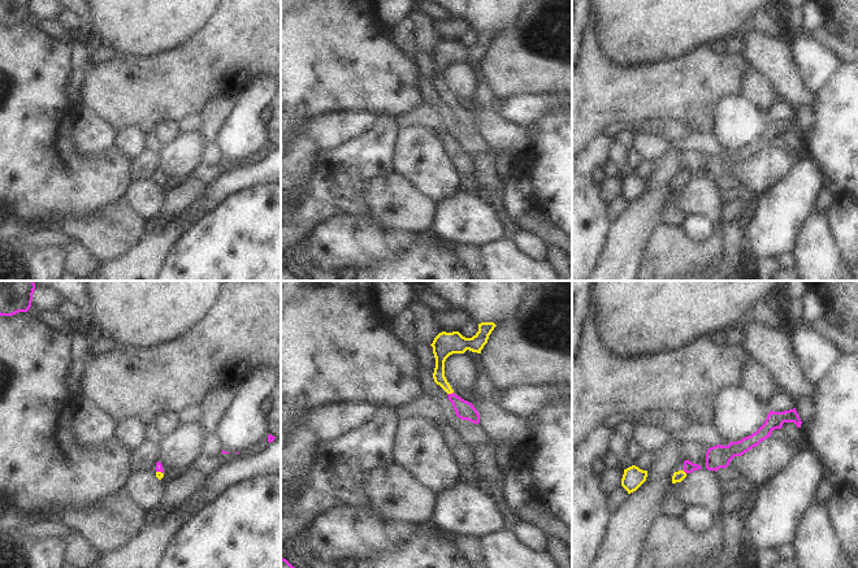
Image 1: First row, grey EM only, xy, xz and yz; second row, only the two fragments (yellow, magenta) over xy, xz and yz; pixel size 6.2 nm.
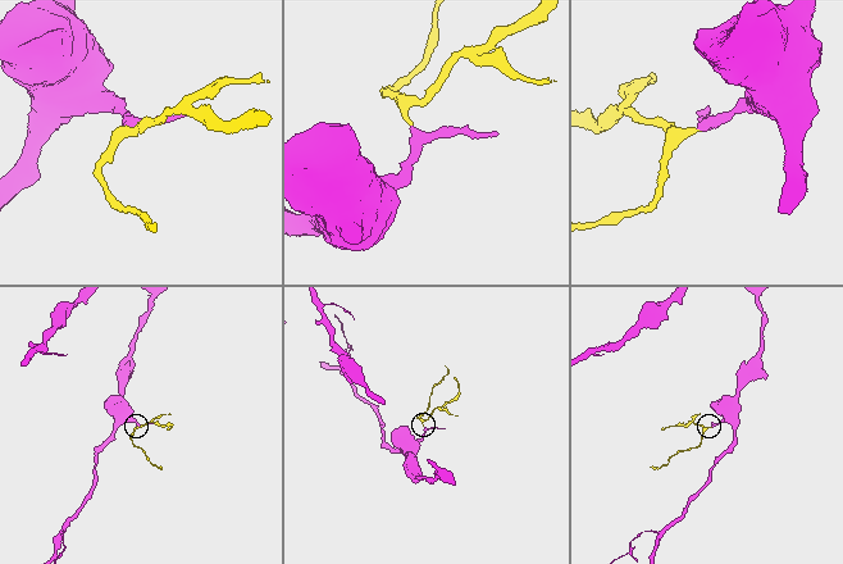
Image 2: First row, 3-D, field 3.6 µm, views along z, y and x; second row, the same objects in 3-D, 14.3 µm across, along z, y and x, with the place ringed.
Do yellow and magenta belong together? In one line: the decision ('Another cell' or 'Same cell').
Same cell

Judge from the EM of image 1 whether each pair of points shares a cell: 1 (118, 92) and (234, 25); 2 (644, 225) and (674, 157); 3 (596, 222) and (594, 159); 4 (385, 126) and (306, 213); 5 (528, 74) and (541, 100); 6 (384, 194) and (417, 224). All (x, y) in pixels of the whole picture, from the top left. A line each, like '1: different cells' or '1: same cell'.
1: same cell
2: same cell
3: same cell
4: same cell
5: different cells
6: same cell

